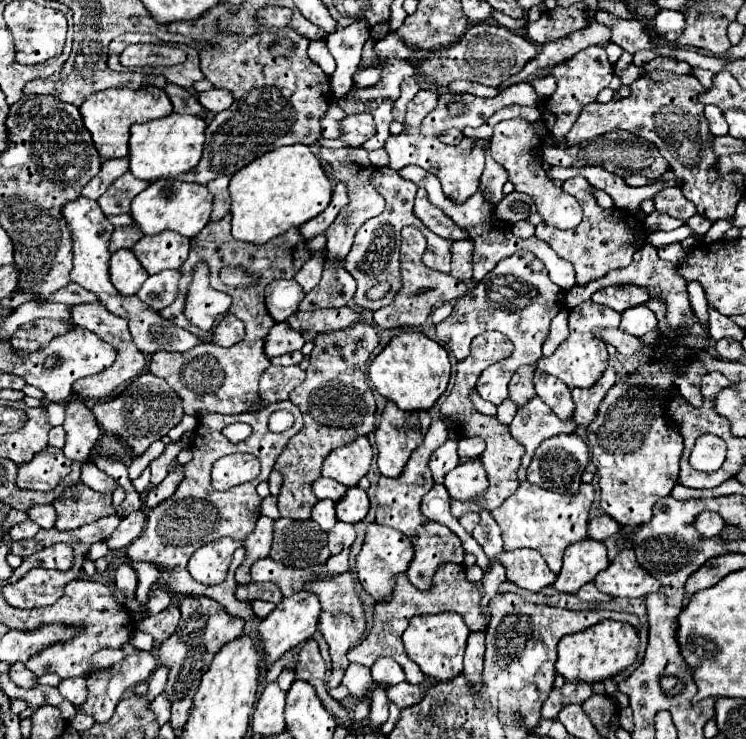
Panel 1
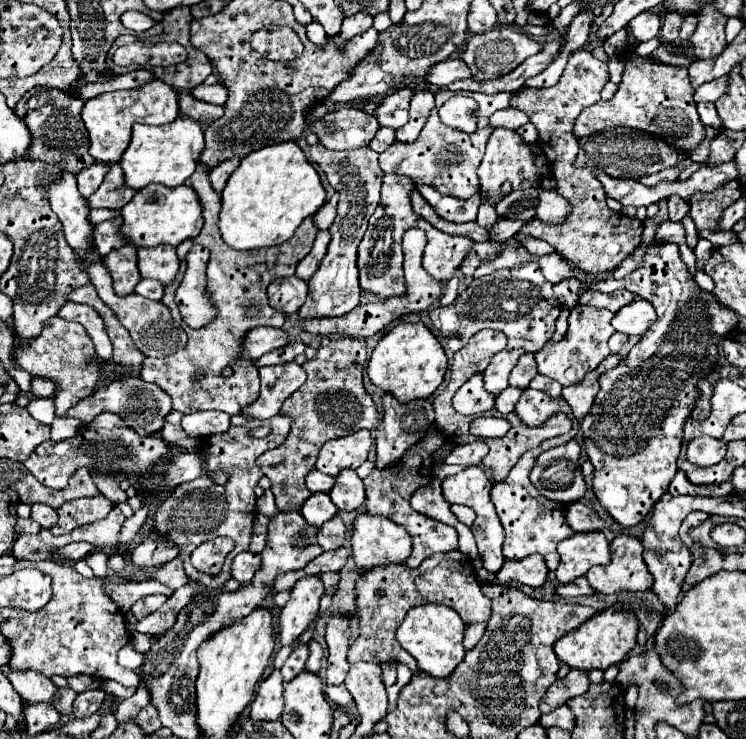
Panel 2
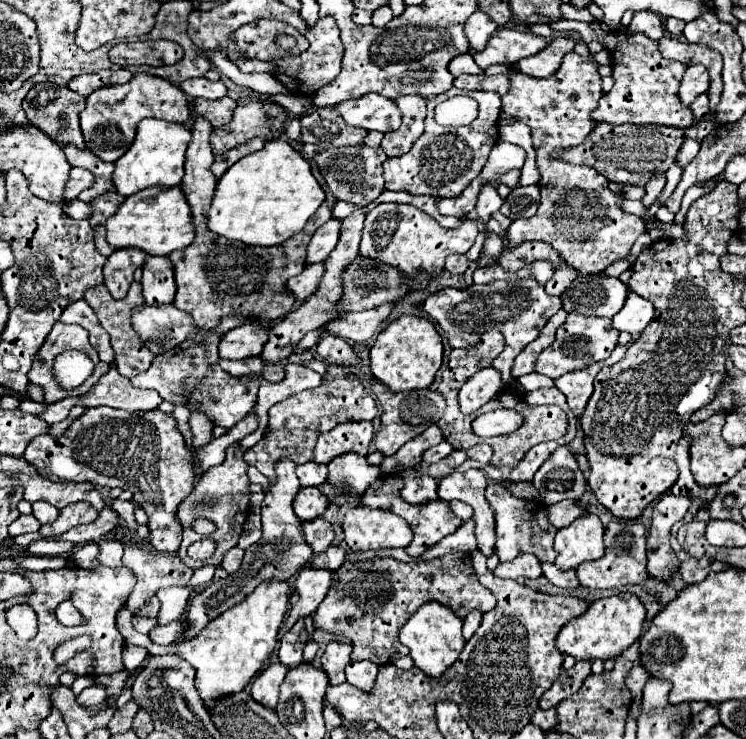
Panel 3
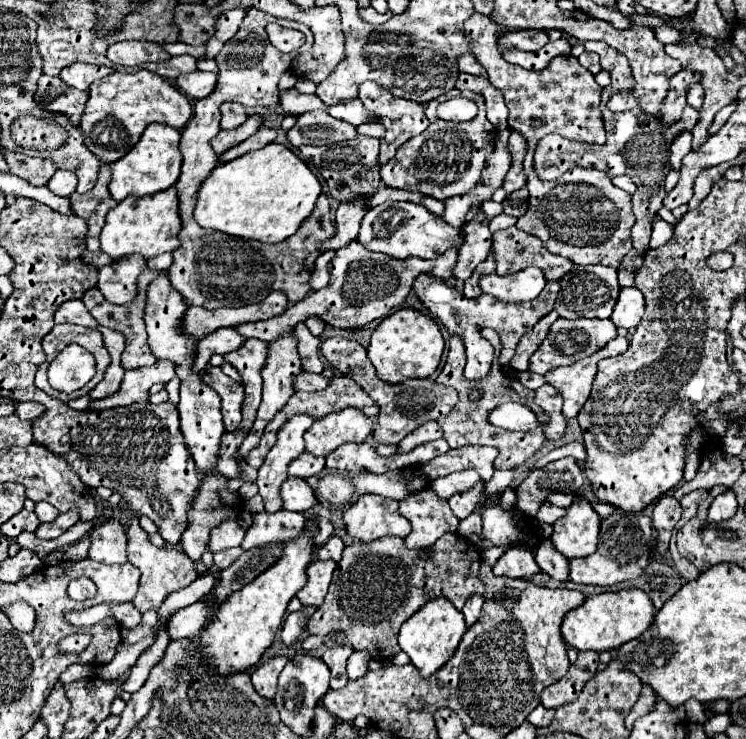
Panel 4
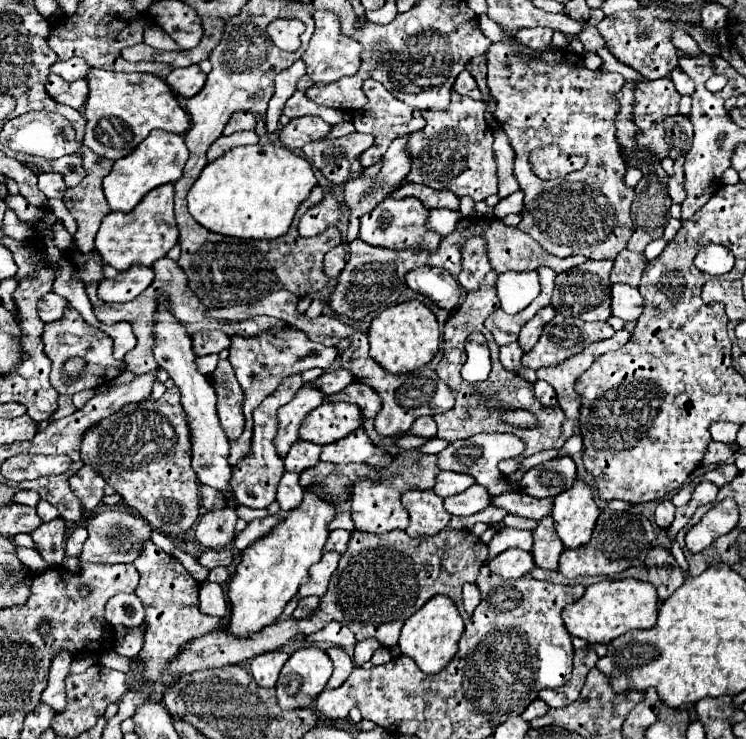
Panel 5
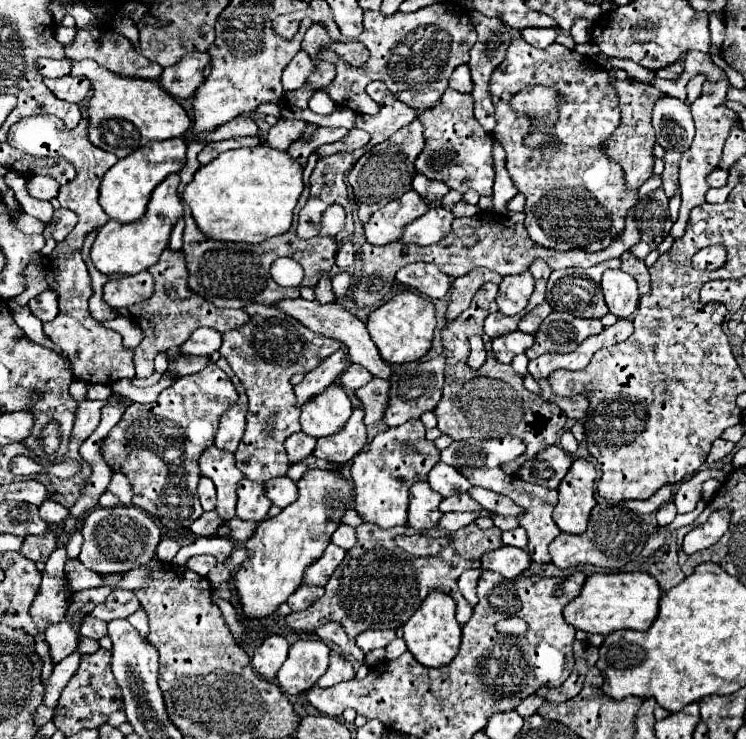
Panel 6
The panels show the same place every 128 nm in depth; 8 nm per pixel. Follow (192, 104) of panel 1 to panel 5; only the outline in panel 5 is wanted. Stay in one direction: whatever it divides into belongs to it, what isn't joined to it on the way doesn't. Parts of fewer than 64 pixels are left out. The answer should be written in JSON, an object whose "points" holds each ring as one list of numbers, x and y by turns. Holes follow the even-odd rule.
{"points":[[234,112,232,120,224,128,224,134,234,134,240,130,254,130,254,128,256,128,256,116,252,112]]}

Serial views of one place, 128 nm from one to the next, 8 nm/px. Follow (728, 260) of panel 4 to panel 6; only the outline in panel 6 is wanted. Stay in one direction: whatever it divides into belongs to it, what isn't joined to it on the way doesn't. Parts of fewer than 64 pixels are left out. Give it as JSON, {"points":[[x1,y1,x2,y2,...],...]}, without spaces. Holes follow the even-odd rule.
{"points":[[708,246,694,254,692,266,696,270,718,270,726,264,726,248,724,246]]}

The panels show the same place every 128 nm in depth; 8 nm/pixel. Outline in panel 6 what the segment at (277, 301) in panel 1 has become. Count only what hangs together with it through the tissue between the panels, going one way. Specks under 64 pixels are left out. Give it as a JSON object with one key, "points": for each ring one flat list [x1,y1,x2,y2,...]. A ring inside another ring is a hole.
{"points":[[344,242,342,244,342,248,338,250,338,254,336,254,336,260,334,260,334,264,338,266,338,268,348,268,348,266,352,266,354,264,354,254,356,254,356,250,354,250,354,246,352,246,352,242]]}

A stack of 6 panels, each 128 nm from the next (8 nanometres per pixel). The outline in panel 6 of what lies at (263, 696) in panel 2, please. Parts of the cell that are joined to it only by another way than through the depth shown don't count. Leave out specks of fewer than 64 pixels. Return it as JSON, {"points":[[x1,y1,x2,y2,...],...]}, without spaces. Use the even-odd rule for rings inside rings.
{"points":[[268,634,254,650,252,666,262,678,274,678,288,656,288,642,282,634]]}

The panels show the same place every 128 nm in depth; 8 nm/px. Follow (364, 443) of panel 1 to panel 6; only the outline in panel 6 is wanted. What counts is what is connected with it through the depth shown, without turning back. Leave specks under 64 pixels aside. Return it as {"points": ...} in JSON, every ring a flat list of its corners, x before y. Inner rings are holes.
{"points":[[332,384,328,392,316,396,312,404,304,404,300,414,302,432,314,438,326,438,344,428,352,414,352,402,340,384]]}

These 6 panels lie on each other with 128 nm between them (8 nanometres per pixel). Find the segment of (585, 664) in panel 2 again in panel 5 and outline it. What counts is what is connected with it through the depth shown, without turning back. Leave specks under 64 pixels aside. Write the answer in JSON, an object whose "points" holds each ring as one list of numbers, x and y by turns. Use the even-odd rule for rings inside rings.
{"points":[[614,580,614,582,598,582,586,588,586,594,574,602,568,604,562,612,562,620,566,630,570,632,570,636,582,638,588,644,610,644,614,638,626,634,628,630,648,630,656,624,656,614,658,614,658,596,656,596,656,588,652,588,652,584,644,584,638,580]]}

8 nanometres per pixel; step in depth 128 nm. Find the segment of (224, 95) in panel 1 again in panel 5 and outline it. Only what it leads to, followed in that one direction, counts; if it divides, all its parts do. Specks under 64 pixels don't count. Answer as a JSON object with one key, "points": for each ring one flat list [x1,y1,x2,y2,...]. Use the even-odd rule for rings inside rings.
{"points":[[194,64,188,68,174,68,172,74,166,78,166,82,178,96,190,98,190,96,196,96,204,88,206,74,200,70,200,66]]}

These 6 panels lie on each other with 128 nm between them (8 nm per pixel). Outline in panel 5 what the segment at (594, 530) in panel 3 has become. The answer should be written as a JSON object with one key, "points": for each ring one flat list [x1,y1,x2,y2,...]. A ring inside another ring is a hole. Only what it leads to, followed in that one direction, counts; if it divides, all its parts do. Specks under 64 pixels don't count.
{"points":[[576,480,568,492,554,498,552,520,564,548,572,550,588,544,598,516,600,508,594,504,592,488,582,480]]}

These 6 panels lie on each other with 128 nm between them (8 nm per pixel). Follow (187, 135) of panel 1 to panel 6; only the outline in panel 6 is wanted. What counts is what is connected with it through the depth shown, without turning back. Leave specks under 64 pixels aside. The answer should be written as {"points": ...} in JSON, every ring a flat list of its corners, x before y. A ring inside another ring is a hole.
{"points":[[170,138,162,142,148,142,130,156,118,160,102,178,100,206,104,212,118,222,134,222,146,212,152,190,172,172,180,172,186,164,186,142,182,138]]}

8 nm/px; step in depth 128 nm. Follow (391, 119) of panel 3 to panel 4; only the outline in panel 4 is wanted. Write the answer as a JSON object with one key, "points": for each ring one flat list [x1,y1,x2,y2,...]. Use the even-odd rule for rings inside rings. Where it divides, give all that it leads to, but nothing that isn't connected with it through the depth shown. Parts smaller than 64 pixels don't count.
{"points":[[354,98,354,100,346,100,346,102,340,102,340,104,334,104,328,108,330,116,334,116,336,120,344,120,348,124,354,124,354,126,360,126,360,124,366,124,366,122,376,122,380,120,378,114,370,112,364,108,362,100,360,98]]}

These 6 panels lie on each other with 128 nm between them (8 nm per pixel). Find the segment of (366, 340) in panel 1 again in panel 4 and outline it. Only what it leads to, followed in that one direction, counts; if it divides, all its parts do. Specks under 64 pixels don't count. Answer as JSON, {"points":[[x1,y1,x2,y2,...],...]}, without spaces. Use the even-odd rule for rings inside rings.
{"points":[[336,374,336,376,330,380,328,388,324,388,324,390,320,390,320,392,314,392,314,394,310,394,310,392,294,392,294,394,290,396,290,400,286,402,286,406,284,406,284,408,272,418,272,422,266,426,260,444,258,444,254,450,250,450,250,454,246,456,246,462,248,462,250,466,254,466,254,468,260,468,260,466,264,464,264,458,266,458,268,450,270,450,270,448,274,446,274,442,276,442,278,430,280,430,292,416,296,416,296,414,310,414,314,420,320,420,320,418,328,416,330,412,338,412,338,410,342,410,342,408,358,408,358,410,362,410,362,412,364,412,366,416,370,416,370,418,374,418,374,416,378,414,378,404,376,404,352,378,348,378,348,376]]}

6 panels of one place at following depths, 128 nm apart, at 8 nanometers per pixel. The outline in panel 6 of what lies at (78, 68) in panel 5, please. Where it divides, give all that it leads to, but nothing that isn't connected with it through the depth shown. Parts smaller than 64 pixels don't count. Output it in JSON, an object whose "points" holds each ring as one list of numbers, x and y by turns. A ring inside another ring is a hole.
{"points":[[44,58,44,60,40,60,38,70,40,70,42,76,62,78,62,76,68,76,68,74,70,74,70,70,72,70,72,60,68,60,68,58,62,58,62,60]]}

